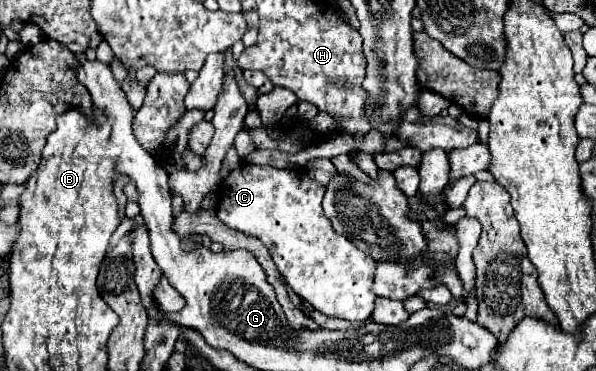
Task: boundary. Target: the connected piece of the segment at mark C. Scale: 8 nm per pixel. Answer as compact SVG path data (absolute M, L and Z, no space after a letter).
M240 164L220 182L218 218L228 228L262 240L296 296L328 316L366 322L376 300L370 290L376 262L362 254L348 238L334 232L324 216L322 198L324 186L312 180L306 170Z

